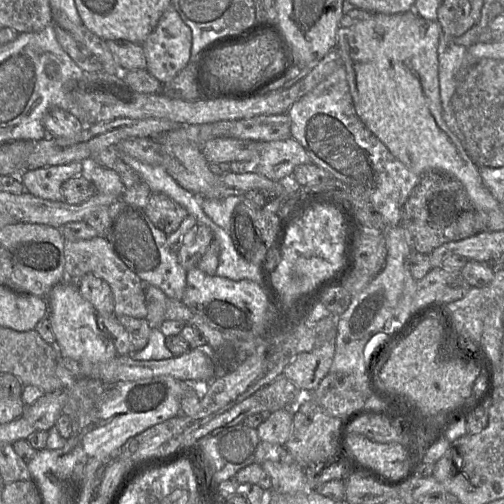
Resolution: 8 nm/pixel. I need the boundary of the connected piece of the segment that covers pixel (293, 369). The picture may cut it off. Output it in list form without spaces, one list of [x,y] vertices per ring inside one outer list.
[[[335,339],[324,341],[309,352],[298,354],[284,369],[283,375],[302,391],[314,391],[330,373],[335,354]]]

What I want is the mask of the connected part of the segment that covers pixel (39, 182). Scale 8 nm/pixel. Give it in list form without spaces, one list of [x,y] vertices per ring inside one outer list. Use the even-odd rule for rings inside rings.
[[[82,160],[27,170],[19,178],[30,194],[45,200],[61,201],[63,200],[62,184],[82,174],[88,164],[89,161]]]

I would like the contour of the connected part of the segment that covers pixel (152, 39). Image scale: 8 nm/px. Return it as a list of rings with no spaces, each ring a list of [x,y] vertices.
[[[171,4],[141,45],[146,69],[158,81],[166,83],[188,64],[192,31]]]

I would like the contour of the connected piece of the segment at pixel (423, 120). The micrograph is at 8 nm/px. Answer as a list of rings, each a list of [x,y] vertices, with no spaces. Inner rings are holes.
[[[414,10],[398,14],[373,13],[370,18],[351,27],[339,27],[337,47],[340,51],[355,111],[366,126],[411,172],[418,176],[438,171],[457,179],[465,188],[476,211],[501,207],[484,186],[479,167],[473,163],[458,137],[443,120],[438,79],[438,45],[442,34],[439,22],[427,20]]]

